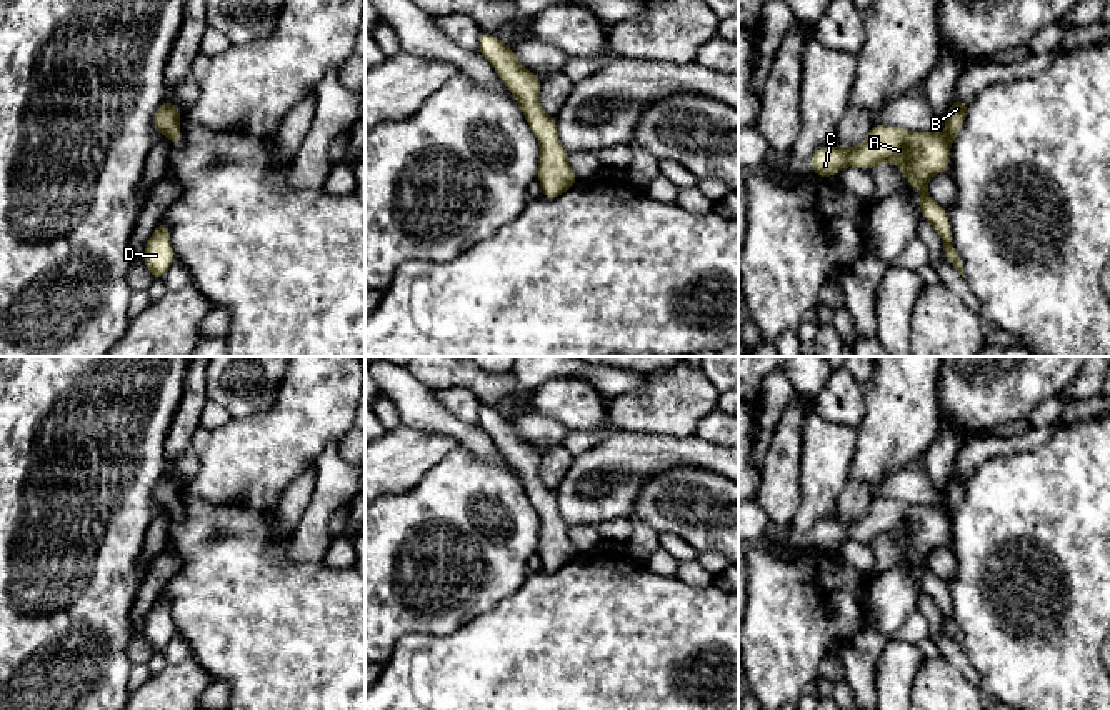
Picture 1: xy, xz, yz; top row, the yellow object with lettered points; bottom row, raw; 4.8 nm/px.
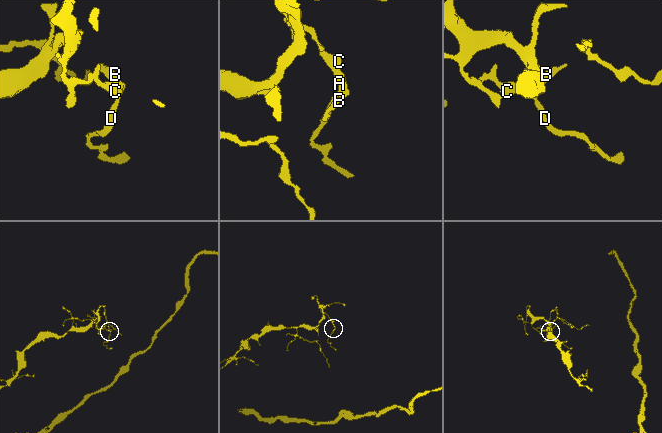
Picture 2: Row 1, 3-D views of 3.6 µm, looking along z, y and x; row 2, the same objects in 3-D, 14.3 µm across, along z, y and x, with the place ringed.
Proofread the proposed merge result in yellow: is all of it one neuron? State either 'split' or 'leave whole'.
leave whole

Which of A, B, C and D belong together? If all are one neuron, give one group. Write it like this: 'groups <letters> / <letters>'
groups A B C D

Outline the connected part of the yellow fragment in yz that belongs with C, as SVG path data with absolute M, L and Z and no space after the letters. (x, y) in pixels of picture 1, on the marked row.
M953 100L945 115L947 132L910 132L893 125L873 123L867 138L857 147L842 147L835 140L815 150L810 157L812 172L832 178L840 168L872 170L893 162L920 195L920 215L938 232L942 253L963 277L962 260L952 242L952 225L947 208L928 193L928 180L950 172L950 147L963 128L970 100Z

